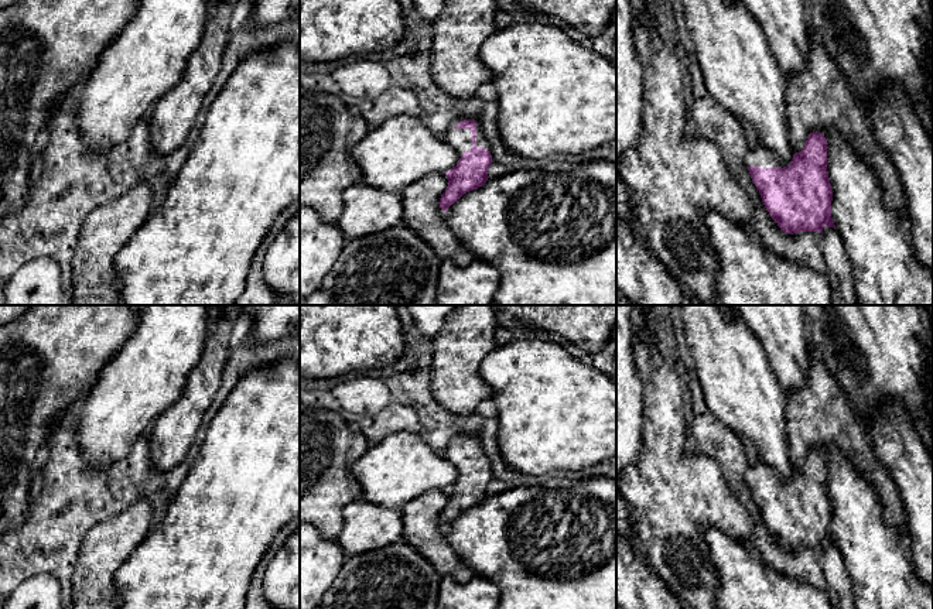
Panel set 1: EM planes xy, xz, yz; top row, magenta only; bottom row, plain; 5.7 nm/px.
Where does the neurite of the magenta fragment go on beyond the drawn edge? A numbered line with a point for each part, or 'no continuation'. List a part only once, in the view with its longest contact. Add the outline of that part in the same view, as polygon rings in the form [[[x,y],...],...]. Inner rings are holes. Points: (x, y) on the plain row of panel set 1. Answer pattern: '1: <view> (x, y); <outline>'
1: xz (460, 455); [[[459,434],[454,437],[454,439],[448,444],[448,447],[444,451],[445,458],[455,465],[459,475],[462,473],[464,468],[469,468],[472,465],[472,456],[471,456],[472,448],[468,445],[455,444],[462,437],[474,437],[474,435]]]

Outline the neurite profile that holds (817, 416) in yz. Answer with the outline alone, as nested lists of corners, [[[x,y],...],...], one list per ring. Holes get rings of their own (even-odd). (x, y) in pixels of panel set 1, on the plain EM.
[[[811,346],[809,363],[806,384],[787,394],[786,428],[793,468],[800,469],[813,448],[826,455],[833,448],[838,449],[875,489],[889,527],[906,541],[906,517],[892,476],[878,461],[867,431]]]

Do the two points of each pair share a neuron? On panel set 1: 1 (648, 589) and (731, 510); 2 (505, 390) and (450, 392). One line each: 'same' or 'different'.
1: different
2: different

